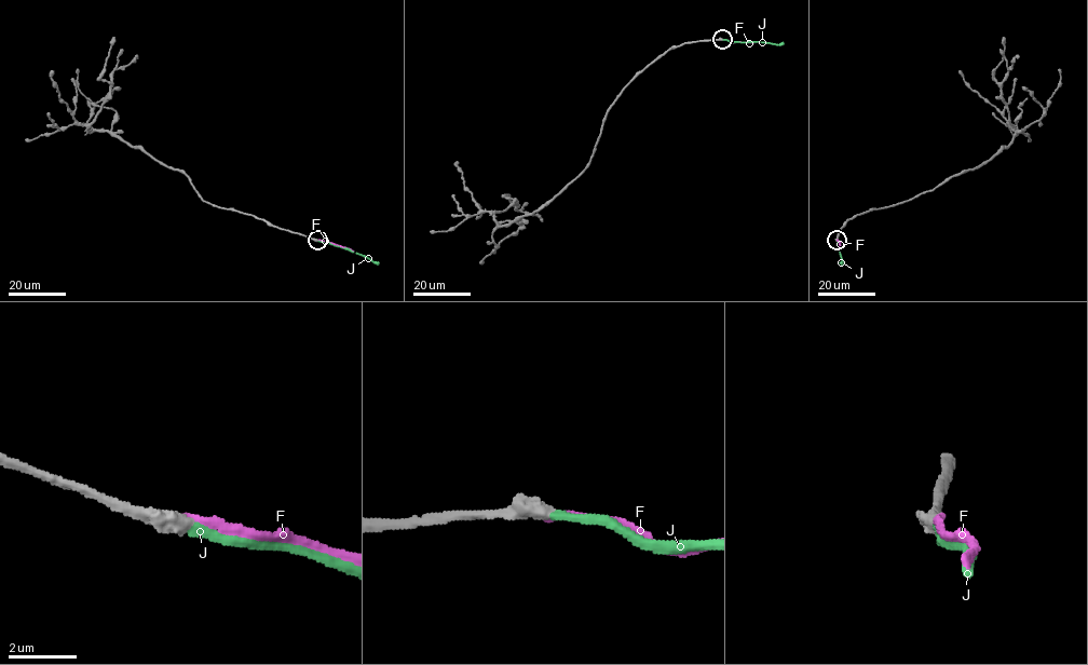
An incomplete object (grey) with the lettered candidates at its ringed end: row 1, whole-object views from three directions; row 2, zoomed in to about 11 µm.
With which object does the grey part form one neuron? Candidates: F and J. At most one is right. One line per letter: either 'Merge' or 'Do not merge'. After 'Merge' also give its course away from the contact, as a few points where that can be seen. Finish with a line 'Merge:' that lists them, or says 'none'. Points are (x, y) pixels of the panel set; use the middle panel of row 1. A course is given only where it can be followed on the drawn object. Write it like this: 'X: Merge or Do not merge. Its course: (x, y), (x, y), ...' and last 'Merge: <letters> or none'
F: Do not merge
J: Merge. Its course: (722, 40), (784, 44)
Merge: J

